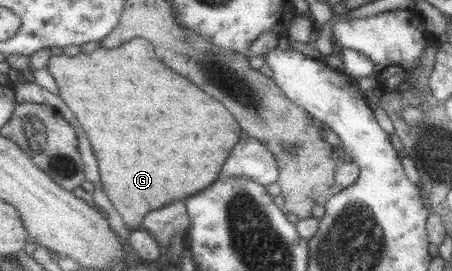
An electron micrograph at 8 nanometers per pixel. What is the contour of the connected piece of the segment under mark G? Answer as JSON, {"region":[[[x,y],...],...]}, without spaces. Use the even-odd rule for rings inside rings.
{"region":[[[133,38],[129,42],[125,42],[123,46],[114,48],[113,50],[99,46],[90,53],[80,53],[77,56],[67,56],[62,53],[60,56],[53,56],[50,59],[47,67],[51,76],[59,86],[59,93],[68,104],[69,108],[75,112],[77,120],[81,122],[81,126],[85,128],[95,154],[101,162],[101,176],[103,176],[103,188],[111,198],[111,204],[115,204],[114,209],[119,213],[126,226],[131,230],[137,230],[144,225],[145,218],[154,211],[164,208],[165,206],[174,204],[175,201],[181,201],[183,198],[201,193],[206,188],[209,188],[222,174],[222,168],[227,162],[229,156],[232,155],[232,150],[237,146],[237,143],[246,137],[243,128],[235,116],[213,96],[209,96],[207,92],[203,92],[201,88],[197,88],[193,82],[189,82],[187,78],[183,78],[181,74],[173,72],[171,68],[167,68],[155,54],[155,45],[146,38]]]}

